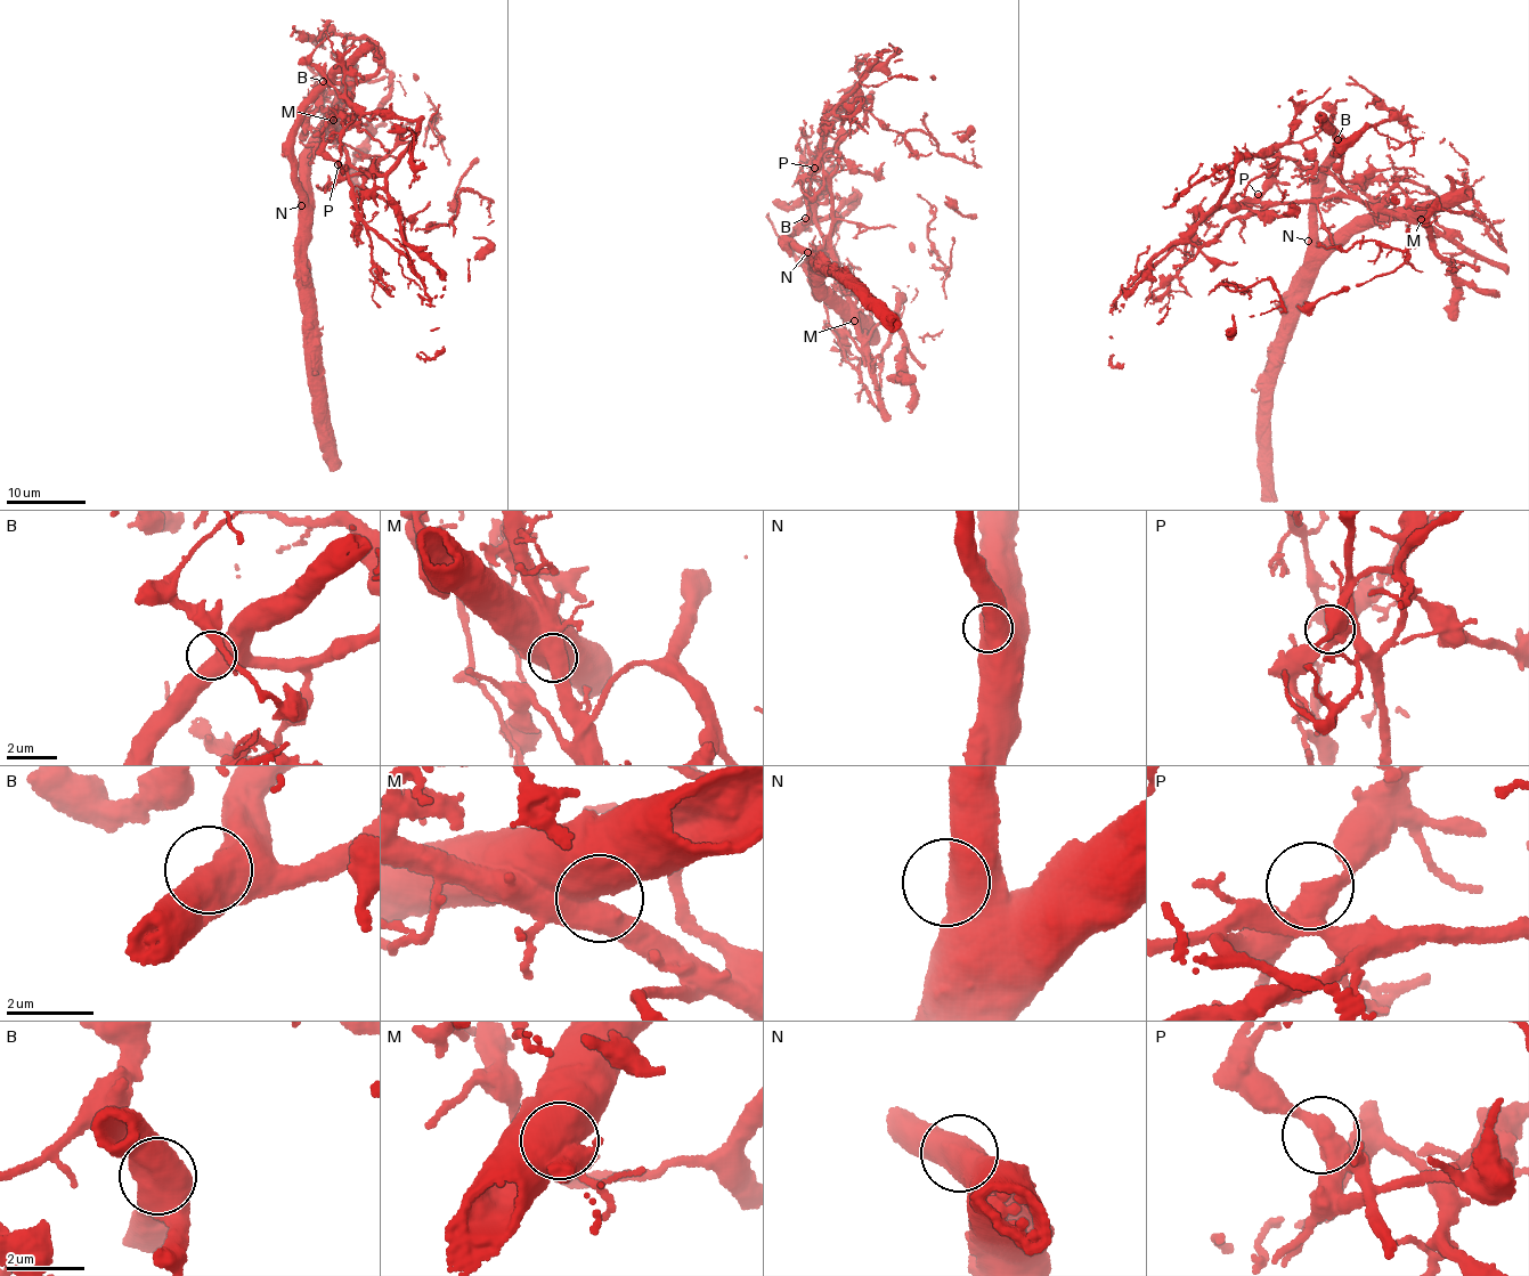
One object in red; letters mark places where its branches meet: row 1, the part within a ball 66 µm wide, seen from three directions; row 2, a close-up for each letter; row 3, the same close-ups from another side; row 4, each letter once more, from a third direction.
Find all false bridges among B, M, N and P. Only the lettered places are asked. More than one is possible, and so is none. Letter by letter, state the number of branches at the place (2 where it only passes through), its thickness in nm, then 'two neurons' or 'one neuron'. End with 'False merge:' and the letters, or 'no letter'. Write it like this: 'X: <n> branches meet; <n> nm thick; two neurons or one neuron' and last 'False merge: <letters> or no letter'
B: 2 branches meet; 650 nm thick; one neuron
M: 2 branches meet; 650 nm thick; one neuron
N: 1 branches meet; 750 nm thick; one neuron
P: 2 branches meet; 440 nm thick; one neuron
False merge: no letter

